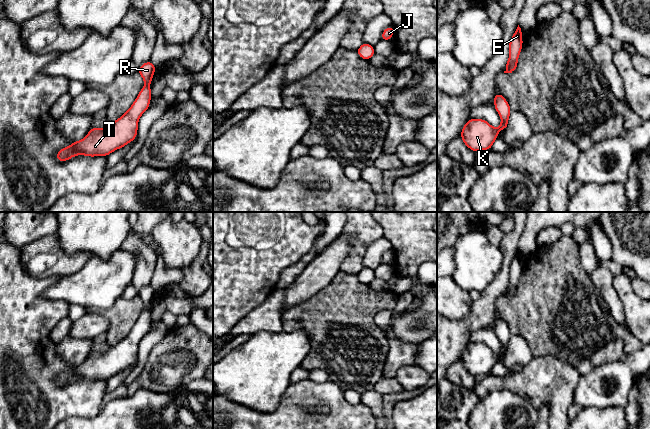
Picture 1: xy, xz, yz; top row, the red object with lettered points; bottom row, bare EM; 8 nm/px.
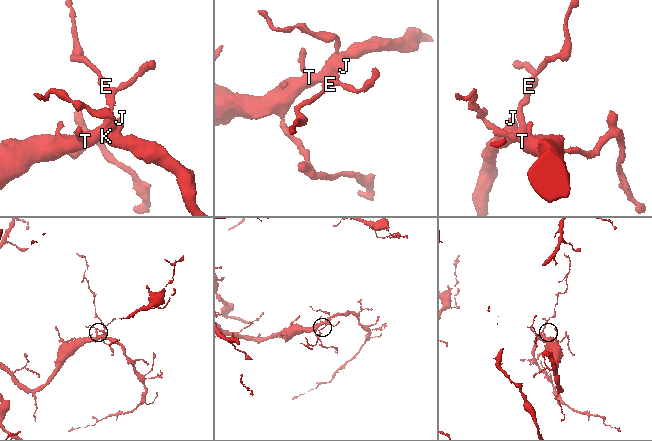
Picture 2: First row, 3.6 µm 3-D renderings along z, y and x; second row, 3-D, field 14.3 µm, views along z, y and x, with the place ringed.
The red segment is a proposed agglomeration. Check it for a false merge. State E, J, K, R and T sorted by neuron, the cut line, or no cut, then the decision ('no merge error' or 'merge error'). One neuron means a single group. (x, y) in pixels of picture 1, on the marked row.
groups E J K R T; cut none; no merge error

